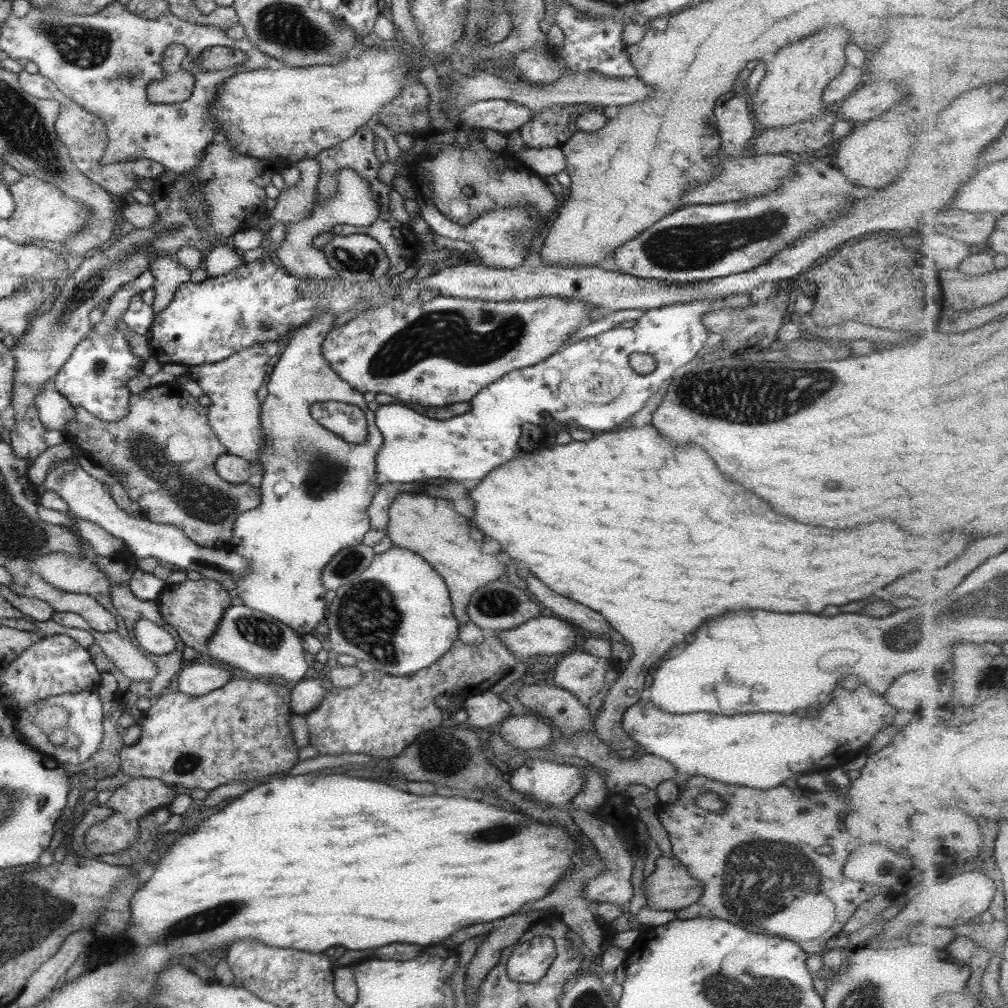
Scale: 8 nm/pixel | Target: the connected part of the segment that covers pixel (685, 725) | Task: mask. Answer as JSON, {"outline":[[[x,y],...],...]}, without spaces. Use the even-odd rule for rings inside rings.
{"outline":[[[843,678],[843,682],[839,682],[839,686],[835,686],[831,700],[825,708],[819,710],[817,718],[799,718],[795,714],[743,714],[743,716],[717,716],[717,714],[669,714],[659,710],[655,704],[648,700],[647,695],[639,699],[635,704],[624,710],[621,729],[629,735],[631,740],[639,744],[641,753],[652,754],[663,760],[667,760],[669,764],[675,766],[675,772],[679,777],[703,776],[703,778],[711,778],[723,784],[737,784],[737,786],[751,786],[751,788],[775,788],[779,786],[783,780],[787,778],[797,778],[805,772],[811,770],[821,770],[825,766],[829,768],[840,767],[845,760],[853,760],[859,753],[865,752],[863,748],[867,747],[867,742],[885,726],[889,726],[893,722],[893,714],[895,710],[869,687],[863,685],[857,678]],[[775,718],[779,724],[779,732],[777,736],[781,736],[779,740],[789,740],[789,742],[773,742],[775,736]]]}

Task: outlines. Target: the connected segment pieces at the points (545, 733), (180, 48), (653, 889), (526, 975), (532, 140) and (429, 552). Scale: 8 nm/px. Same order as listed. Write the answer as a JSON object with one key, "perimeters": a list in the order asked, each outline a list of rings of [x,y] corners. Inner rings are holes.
{"perimeters":[[[[510,715],[500,722],[499,735],[511,748],[531,751],[547,746],[551,740],[551,729],[548,724],[538,721],[534,715],[521,717]]],[[[169,44],[161,56],[163,78],[151,80],[145,86],[146,99],[151,104],[173,104],[189,99],[195,79],[182,67],[187,49],[182,44]]],[[[661,855],[655,860],[655,870],[645,878],[645,907],[655,910],[672,910],[685,908],[699,900],[703,893],[703,884],[691,876],[673,856],[672,859]]],[[[537,936],[527,942],[517,943],[504,966],[509,984],[537,982],[543,978],[553,958],[554,944],[547,936]]],[[[556,106],[539,111],[534,120],[521,126],[516,132],[525,148],[559,147],[569,139],[569,116],[571,110]]],[[[401,492],[389,505],[386,526],[386,536],[393,545],[417,553],[443,578],[452,603],[452,614],[458,624],[469,620],[465,616],[465,606],[469,603],[469,596],[474,594],[473,590],[499,579],[505,568],[505,564],[499,562],[495,555],[481,553],[483,538],[473,538],[475,532],[467,520],[468,517],[455,511],[454,503],[447,499],[431,498],[423,492]]]]}

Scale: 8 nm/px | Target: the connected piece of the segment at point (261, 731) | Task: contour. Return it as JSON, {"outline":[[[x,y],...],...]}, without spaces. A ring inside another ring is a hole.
{"outline":[[[231,676],[227,684],[207,694],[187,696],[176,691],[161,695],[139,716],[139,740],[136,744],[124,745],[119,751],[120,770],[133,778],[159,779],[181,791],[193,788],[208,791],[231,780],[255,780],[260,776],[287,774],[299,760],[298,747],[289,728],[292,714],[289,693],[284,682],[277,679],[258,678],[251,681]]]}

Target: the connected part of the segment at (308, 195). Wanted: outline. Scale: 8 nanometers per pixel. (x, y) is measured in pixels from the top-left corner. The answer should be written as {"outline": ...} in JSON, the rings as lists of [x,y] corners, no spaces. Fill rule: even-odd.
{"outline":[[[303,158],[297,162],[299,181],[293,186],[283,188],[275,199],[275,206],[266,219],[257,221],[253,226],[261,233],[273,224],[281,222],[296,223],[307,217],[316,202],[316,184],[319,180],[319,162],[314,158]]]}

